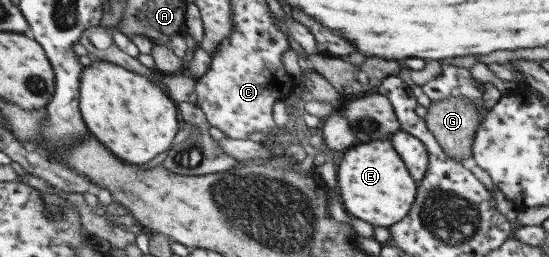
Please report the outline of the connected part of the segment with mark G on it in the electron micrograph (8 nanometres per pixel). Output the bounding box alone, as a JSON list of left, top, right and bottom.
[426,98,479,162]

